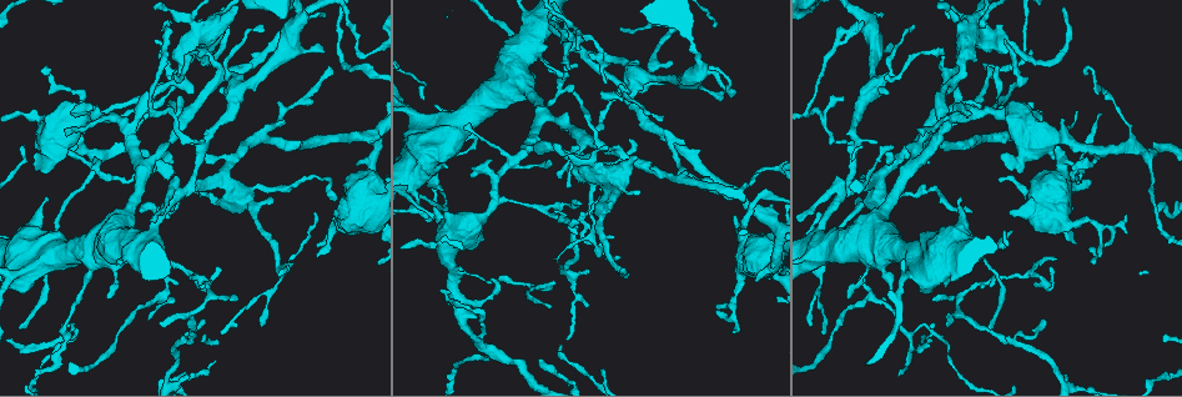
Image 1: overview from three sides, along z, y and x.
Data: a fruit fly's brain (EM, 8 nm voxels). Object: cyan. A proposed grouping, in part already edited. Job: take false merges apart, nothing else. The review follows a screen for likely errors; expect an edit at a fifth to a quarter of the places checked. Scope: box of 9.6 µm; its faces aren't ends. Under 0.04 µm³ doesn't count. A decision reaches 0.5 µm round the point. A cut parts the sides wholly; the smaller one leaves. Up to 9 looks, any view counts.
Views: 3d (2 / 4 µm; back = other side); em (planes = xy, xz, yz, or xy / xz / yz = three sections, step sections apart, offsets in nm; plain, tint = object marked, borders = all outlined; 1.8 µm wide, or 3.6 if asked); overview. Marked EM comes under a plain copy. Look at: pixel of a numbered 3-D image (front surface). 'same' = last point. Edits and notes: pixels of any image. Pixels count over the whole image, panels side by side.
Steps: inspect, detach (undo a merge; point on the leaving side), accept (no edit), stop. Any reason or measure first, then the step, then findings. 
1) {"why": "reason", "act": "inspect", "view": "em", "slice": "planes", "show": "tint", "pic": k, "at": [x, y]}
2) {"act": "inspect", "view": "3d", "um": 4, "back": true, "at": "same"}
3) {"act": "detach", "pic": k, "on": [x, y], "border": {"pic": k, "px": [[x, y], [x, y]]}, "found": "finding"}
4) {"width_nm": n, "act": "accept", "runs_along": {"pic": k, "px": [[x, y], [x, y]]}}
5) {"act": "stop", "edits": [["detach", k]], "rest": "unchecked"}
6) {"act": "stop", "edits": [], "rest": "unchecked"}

{"why": "sudden change in width", "act": "inspect", "view": "em", "um": 3.6, "slice": "planes", "show": "tint", "pic": 1, "at": [878, 241]}

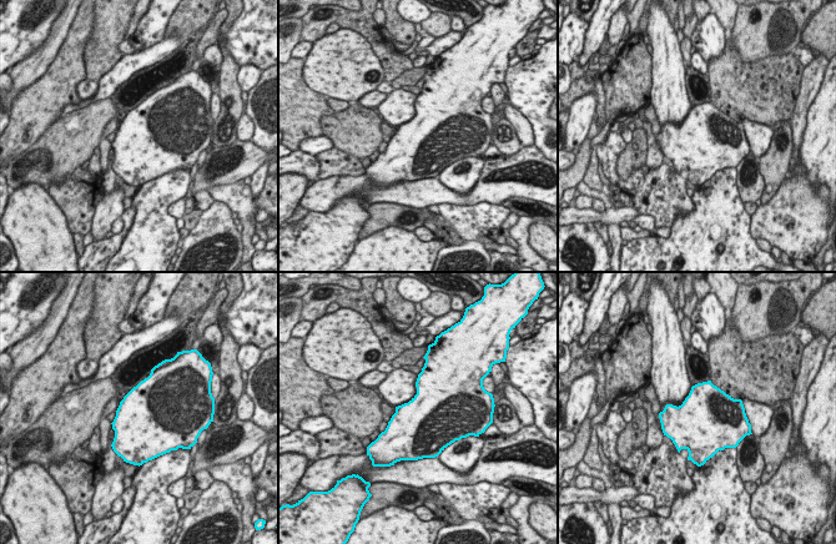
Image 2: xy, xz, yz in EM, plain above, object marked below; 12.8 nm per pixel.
{"act": "accept", "found": "continuous, no second cell"}

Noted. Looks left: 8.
{"act": "inspect", "view": "em", "slice": "planes", "show": "tint", "pic": 1, "at": [989, 111]}

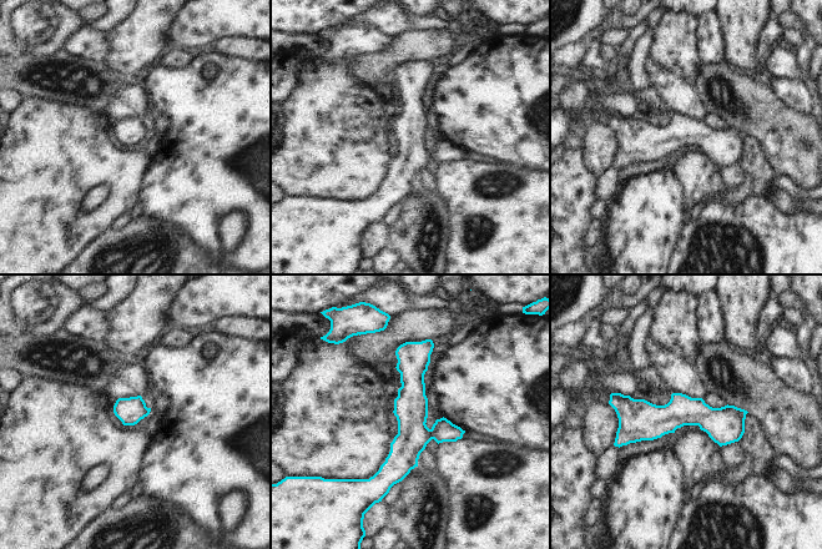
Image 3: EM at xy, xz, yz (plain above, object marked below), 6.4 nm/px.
{"act": "accept", "found": "one cell here"}

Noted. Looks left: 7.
{"why": "calibre changes", "act": "inspect", "view": "em", "um": 3.6, "slice": "planes", "show": "borders", "pic": 1, "at": [1056, 187]}

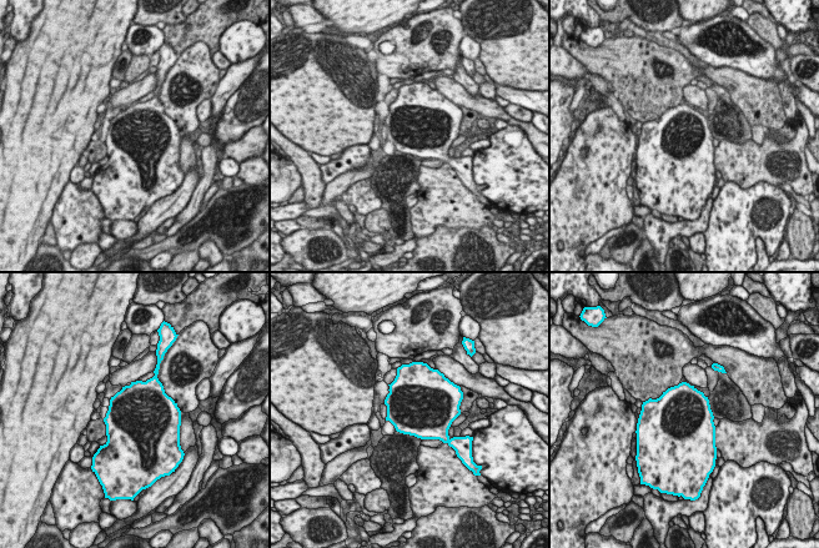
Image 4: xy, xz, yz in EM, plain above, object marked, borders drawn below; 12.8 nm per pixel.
{"act": "accept", "found": "all the same cell"}

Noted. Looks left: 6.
{"why": "sharp bend", "act": "inspect", "view": "3d", "um": 2, "pic": 1, "at": [362, 54]}

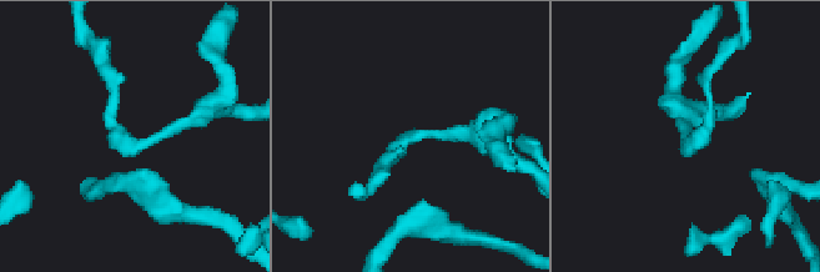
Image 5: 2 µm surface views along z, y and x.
{"why": "shape alone is not enough", "act": "inspect", "view": "em", "slice": "xy", "step": 8, "show": "tint", "pic": 5, "at": [123, 139]}

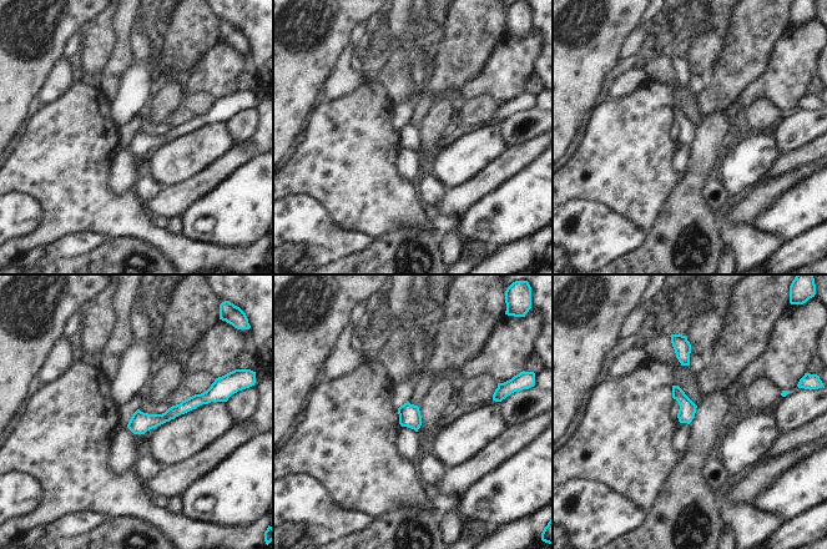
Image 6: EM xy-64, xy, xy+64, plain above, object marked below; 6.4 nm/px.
{"act": "inspect", "view": "em", "slice": "planes", "show": "tint", "at": "same"}

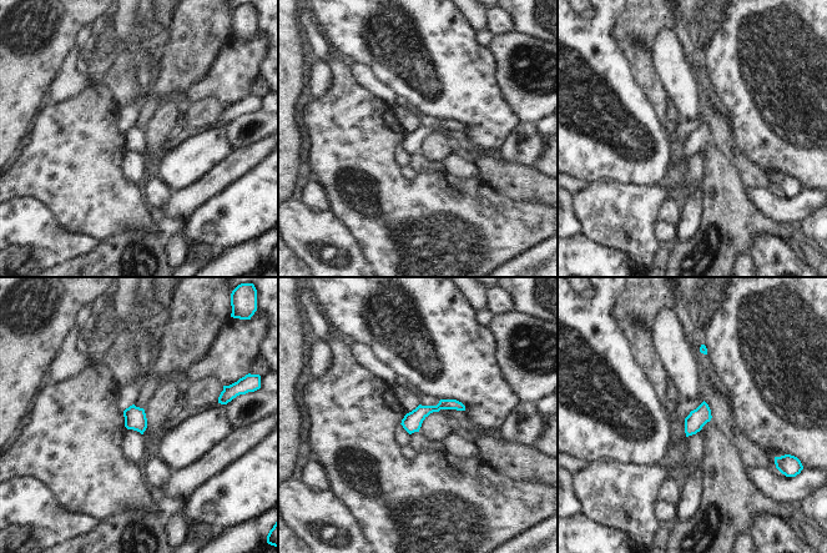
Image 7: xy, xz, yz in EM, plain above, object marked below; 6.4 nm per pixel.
{"act": "accept", "runs_along": {"pic": 7, "px": [[460, 407], [442, 405], [404, 422]]}, "found": "all the same cell"}

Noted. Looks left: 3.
{"act": "stop", "edits": [], "rest": "unchecked"}

